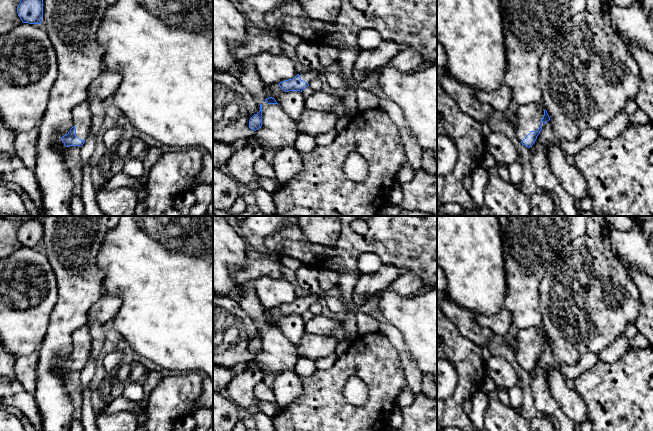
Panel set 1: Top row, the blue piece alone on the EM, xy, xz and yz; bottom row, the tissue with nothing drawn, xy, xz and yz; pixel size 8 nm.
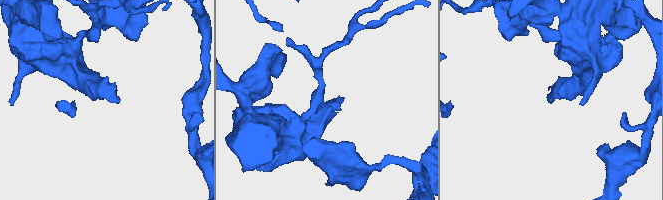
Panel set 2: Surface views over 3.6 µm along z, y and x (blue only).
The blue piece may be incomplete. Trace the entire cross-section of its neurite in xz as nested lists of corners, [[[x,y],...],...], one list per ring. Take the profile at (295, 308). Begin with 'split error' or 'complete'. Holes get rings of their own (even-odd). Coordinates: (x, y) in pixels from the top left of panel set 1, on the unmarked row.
split error | [[[309,294],[297,298],[294,302],[279,307],[280,312],[285,315],[300,315],[309,310],[312,303],[316,302],[321,294]]]

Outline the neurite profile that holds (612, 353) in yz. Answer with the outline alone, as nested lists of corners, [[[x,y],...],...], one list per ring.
[[[621,334],[608,347],[599,353],[599,361],[615,362],[619,360],[630,347],[630,341],[627,334]]]

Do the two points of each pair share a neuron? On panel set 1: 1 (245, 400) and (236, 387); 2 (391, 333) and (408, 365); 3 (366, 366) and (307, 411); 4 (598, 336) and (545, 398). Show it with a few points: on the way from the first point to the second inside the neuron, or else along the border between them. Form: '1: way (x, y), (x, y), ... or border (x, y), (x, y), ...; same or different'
1: way (244, 397), (239, 390); same
2: way (397, 341), (405, 357); same
3: way (351, 365), (321, 396); same
4: border (594, 354), (575, 364), (559, 363), (552, 355); different

